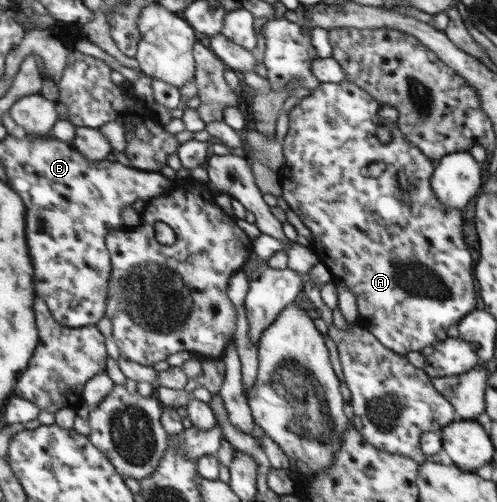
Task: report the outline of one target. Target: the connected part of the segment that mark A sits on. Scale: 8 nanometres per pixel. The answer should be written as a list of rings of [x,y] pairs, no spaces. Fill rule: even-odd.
[[[344,79],[341,83],[322,83],[310,92],[310,95],[302,97],[290,109],[288,115],[288,128],[285,139],[282,141],[282,156],[284,166],[277,169],[282,199],[288,204],[294,215],[309,229],[313,241],[309,249],[318,255],[318,259],[329,269],[333,279],[337,279],[352,295],[357,305],[355,323],[369,330],[371,334],[383,346],[393,350],[394,353],[403,356],[408,351],[422,351],[422,347],[432,345],[446,336],[446,327],[460,323],[463,317],[476,307],[476,289],[472,279],[472,259],[462,239],[462,215],[456,208],[447,208],[437,200],[432,188],[432,163],[426,156],[406,139],[404,134],[397,128],[396,123],[381,124],[378,122],[377,112],[379,105],[373,101],[370,95]],[[376,127],[386,127],[390,131],[389,143],[382,144],[375,136]]]

